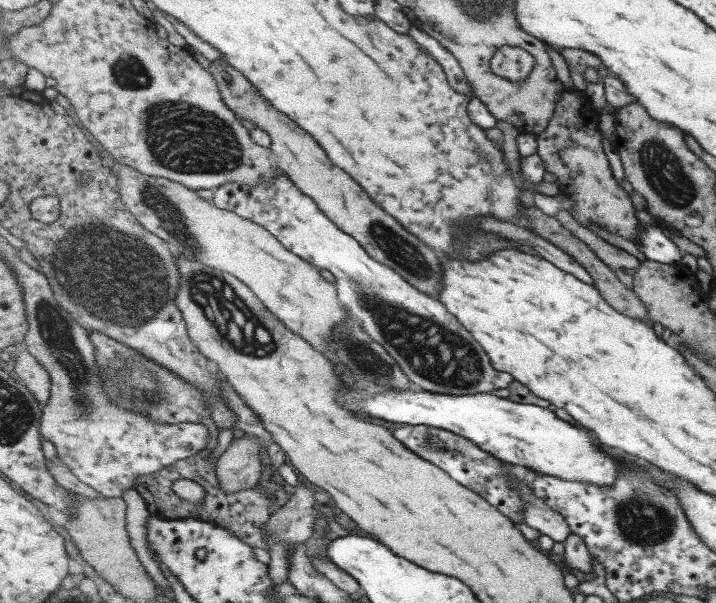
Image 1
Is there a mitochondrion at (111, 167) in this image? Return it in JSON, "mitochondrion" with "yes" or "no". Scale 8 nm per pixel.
{"mitochondrion":"no"}

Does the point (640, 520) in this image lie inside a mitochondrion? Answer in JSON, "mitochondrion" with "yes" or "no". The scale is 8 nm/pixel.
{"mitochondrion":"yes"}

